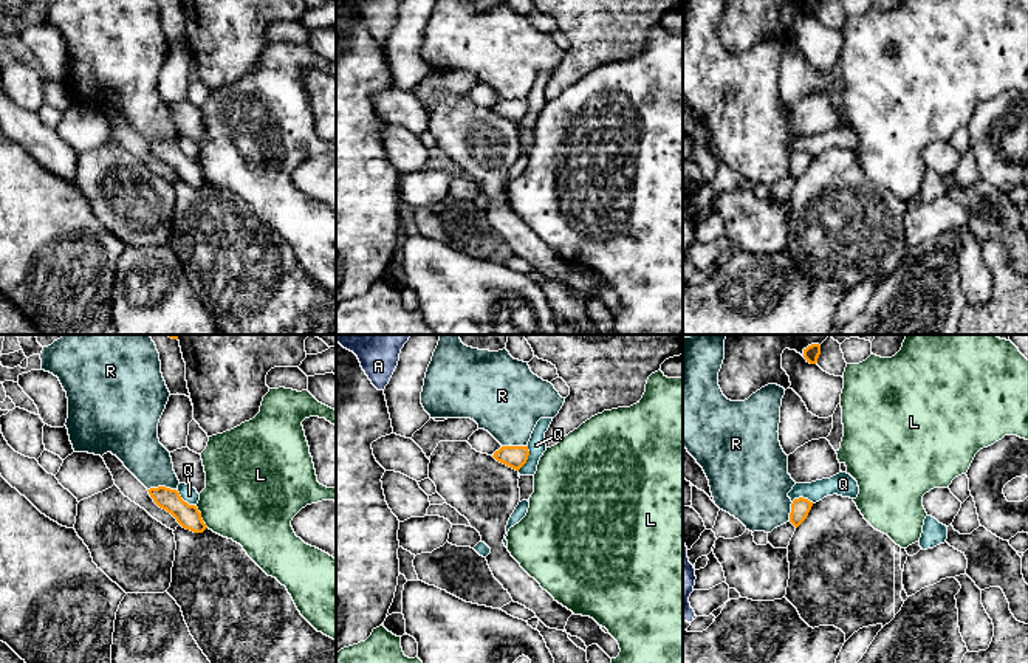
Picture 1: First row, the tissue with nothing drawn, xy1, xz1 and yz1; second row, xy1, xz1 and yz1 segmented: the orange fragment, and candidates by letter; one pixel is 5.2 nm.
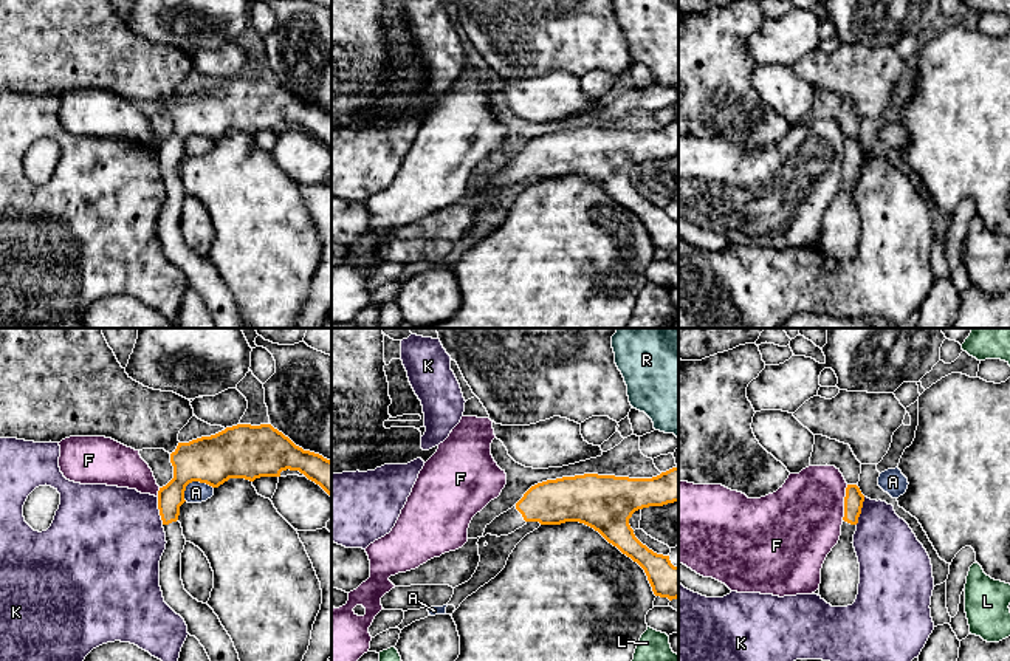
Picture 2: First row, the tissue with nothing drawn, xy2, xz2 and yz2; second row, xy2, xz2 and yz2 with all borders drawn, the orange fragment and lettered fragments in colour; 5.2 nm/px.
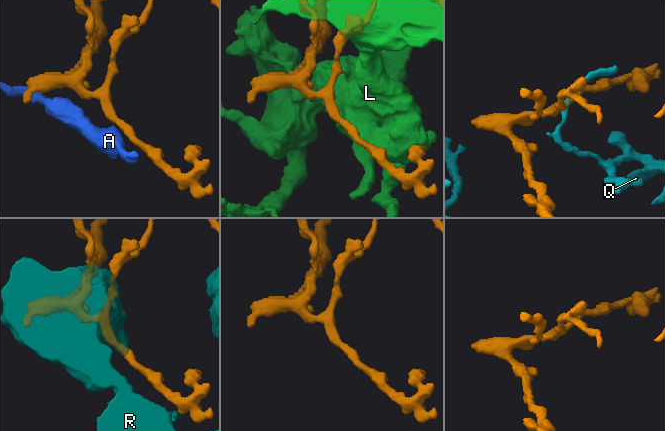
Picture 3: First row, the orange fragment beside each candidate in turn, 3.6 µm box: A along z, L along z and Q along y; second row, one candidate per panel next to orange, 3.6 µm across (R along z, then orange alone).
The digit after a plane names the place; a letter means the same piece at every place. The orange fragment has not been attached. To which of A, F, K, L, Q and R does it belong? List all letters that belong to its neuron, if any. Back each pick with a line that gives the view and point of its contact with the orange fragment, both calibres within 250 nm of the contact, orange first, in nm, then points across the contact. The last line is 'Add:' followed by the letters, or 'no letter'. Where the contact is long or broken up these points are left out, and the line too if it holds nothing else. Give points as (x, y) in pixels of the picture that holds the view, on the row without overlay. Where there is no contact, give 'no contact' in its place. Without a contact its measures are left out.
Add: no letter

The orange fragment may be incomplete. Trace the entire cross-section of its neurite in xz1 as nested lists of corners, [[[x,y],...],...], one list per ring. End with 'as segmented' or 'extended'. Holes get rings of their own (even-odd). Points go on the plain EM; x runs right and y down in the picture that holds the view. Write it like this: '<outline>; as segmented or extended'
[[[502,99],[494,105],[494,112],[516,124],[519,124],[528,113],[528,99]]]; as segmented

